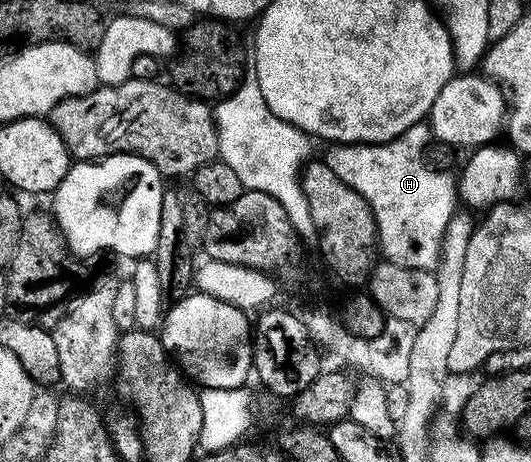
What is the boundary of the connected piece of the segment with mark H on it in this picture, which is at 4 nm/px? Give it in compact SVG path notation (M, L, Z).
M426 121L417 122L389 142L376 144L333 144L329 151L323 154L323 160L371 208L377 225L377 241L379 250L388 261L406 266L412 270L436 271L438 262L441 261L441 243L446 241L445 228L449 224L449 217L453 209L459 206L459 182L452 173L437 171L430 163L423 160L425 146L432 141L432 130Z

